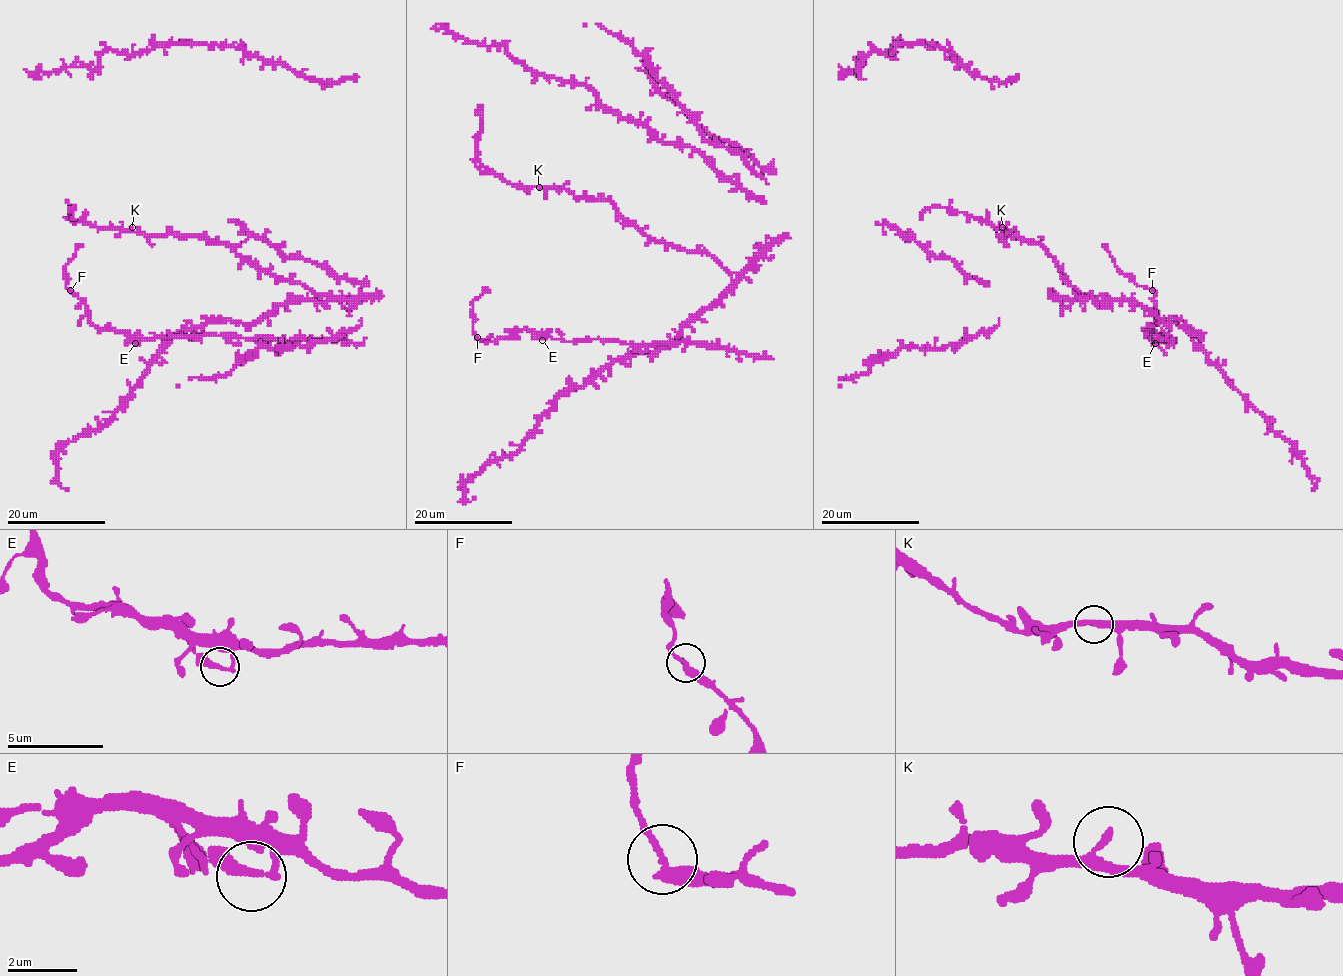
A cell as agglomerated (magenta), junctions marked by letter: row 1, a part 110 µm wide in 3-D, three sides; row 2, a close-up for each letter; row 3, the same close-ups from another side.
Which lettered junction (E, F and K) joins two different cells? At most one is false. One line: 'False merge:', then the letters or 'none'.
False merge: F

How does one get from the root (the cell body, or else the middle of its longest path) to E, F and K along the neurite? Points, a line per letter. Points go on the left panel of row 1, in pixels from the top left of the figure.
E: (171, 235), (228, 243), (261, 268), (331, 298), (287, 300), (230, 333), (135, 343)
F: (171, 235), (228, 243), (261, 268), (331, 298), (287, 300), (230, 333), (135, 338), (96, 327), (70, 290)
K: (171, 235), (138, 234), (132, 227)

